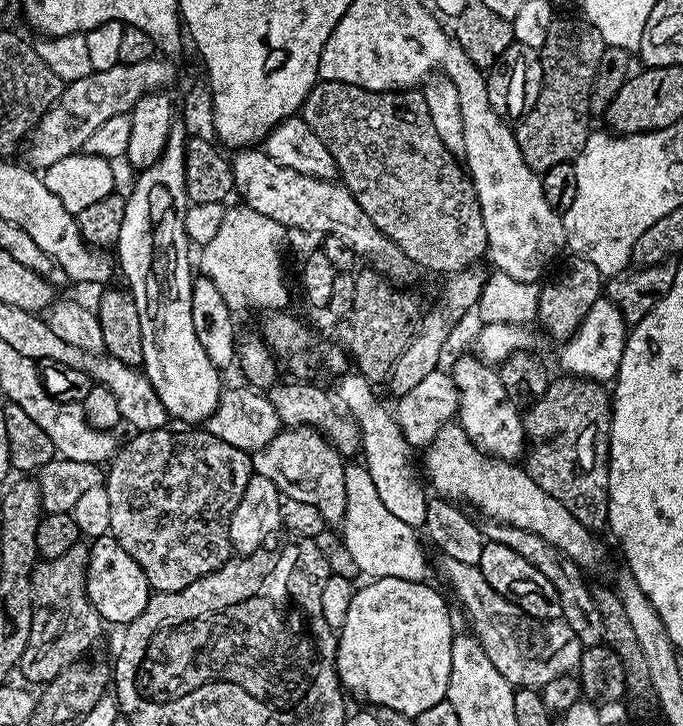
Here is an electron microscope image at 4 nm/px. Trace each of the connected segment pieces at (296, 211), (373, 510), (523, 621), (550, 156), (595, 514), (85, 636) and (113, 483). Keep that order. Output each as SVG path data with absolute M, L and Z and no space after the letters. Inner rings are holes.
M255 147L246 148L237 151L231 157L233 168L233 182L235 184L235 195L240 195L243 207L258 210L258 214L266 214L266 218L274 218L286 230L297 228L300 232L320 232L324 236L337 236L343 238L348 245L356 251L357 257L361 261L369 260L373 264L371 267L377 273L381 272L381 277L387 278L395 285L408 286L412 280L412 271L414 265L410 257L396 245L374 222L370 222L370 217L366 215L366 210L358 206L354 194L343 183L330 180L315 180L312 176L298 174L298 170L290 170L286 166L278 166L274 158L270 158L268 153L263 150L257 150Z
M349 463L344 470L344 482L346 510L340 525L340 538L360 574L367 579L392 577L402 578L403 581L423 581L427 577L426 560L416 538L417 531L388 511L364 465Z
M440 556L440 572L452 587L458 603L468 615L471 635L486 650L486 658L494 662L494 670L506 678L513 689L535 688L541 690L560 675L575 673L580 667L582 645L563 619L539 620L526 614L516 604L511 604L502 594L492 591L490 582L482 578L475 564L457 562L449 556Z
M553 19L544 47L539 49L544 85L538 102L520 117L514 128L518 150L522 150L522 158L526 158L530 170L543 174L559 163L575 161L583 150L590 135L588 103L594 70L598 70L598 58L602 58L605 47L602 34L587 20Z
M560 374L548 385L546 394L529 404L523 413L524 435L530 451L527 453L526 471L528 475L550 494L550 498L558 498L582 526L600 530L608 523L608 485L610 469L608 467L608 443L612 431L612 401L610 392L603 383L583 378L573 378L568 374Z
M79 542L53 560L41 559L32 569L32 634L18 665L19 675L43 686L68 664L81 659L100 636L102 621L86 594L89 545Z
M165 426L148 431L137 431L133 435L133 440L125 448L123 445L117 451L106 468L106 487L110 494L110 524L108 531L122 546L122 550L126 550L126 554L130 554L130 558L134 558L134 562L138 562L138 566L142 566L142 570L148 579L148 587L152 592L177 592L182 590L186 586L190 586L190 582L198 582L198 578L221 568L233 555L234 549L228 537L228 523L246 490L248 480L254 474L249 453L230 445L229 442L224 442L222 438L216 437L212 432L207 430L201 430L201 432L196 432L200 430L171 432L170 429L171 427Z

